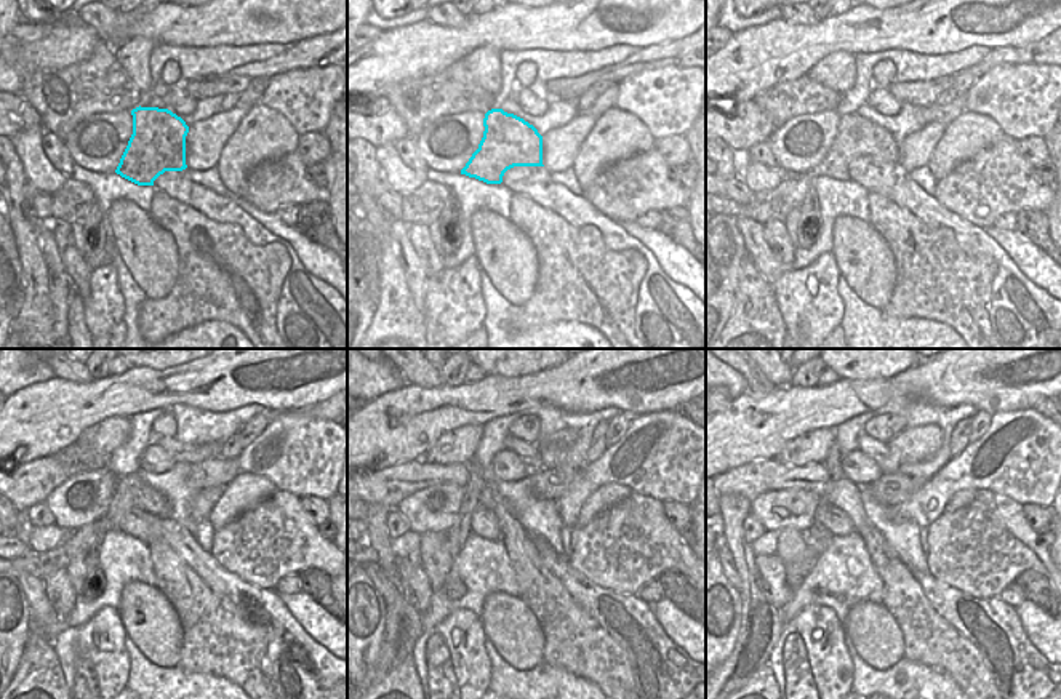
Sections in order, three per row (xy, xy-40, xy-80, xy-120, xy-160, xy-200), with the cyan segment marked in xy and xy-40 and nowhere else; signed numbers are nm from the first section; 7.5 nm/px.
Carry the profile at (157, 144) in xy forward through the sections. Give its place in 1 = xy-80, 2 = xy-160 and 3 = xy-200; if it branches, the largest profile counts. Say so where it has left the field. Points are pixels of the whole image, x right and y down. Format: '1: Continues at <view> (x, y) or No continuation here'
1: Continues at xy-80 (856, 136)
2: Continues at xy-160 (476, 485)
3: Continues at xy-200 (832, 463)

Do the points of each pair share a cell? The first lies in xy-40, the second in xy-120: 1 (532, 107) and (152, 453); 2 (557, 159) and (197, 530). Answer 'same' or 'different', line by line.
1: same
2: different

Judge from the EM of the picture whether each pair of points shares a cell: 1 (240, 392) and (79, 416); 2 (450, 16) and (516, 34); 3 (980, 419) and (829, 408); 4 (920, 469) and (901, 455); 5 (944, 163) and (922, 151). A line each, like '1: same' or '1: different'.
1: same
2: different
3: different
4: different
5: different

